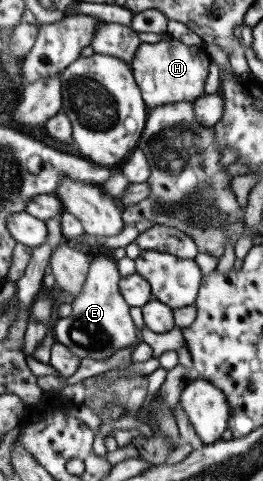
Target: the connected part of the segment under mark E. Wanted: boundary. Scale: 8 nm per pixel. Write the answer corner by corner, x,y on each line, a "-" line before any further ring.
108,256
90,257
87,275
79,296
73,300
69,318
58,318
52,338
75,356
102,360
120,348
135,343
135,326
129,316
129,306
119,293
120,276
117,266

